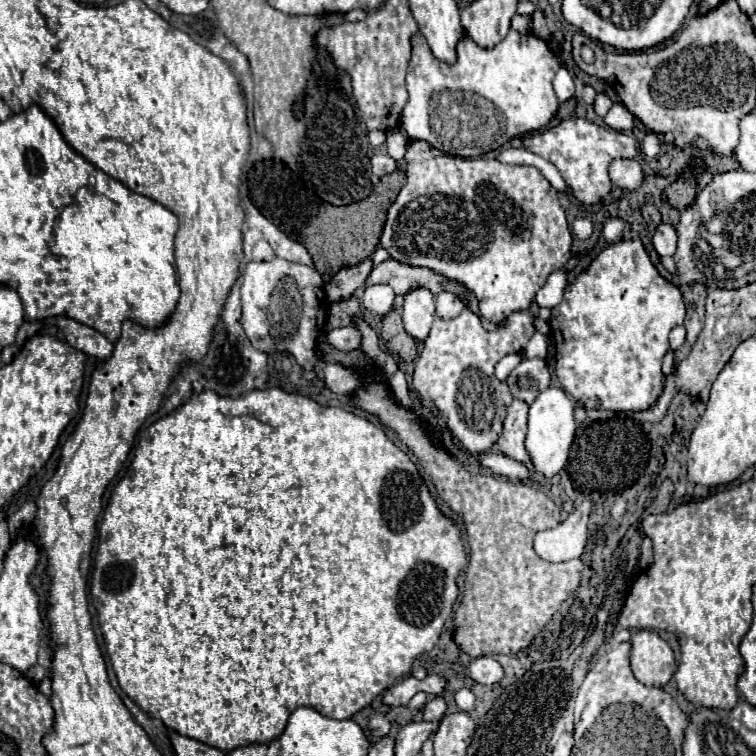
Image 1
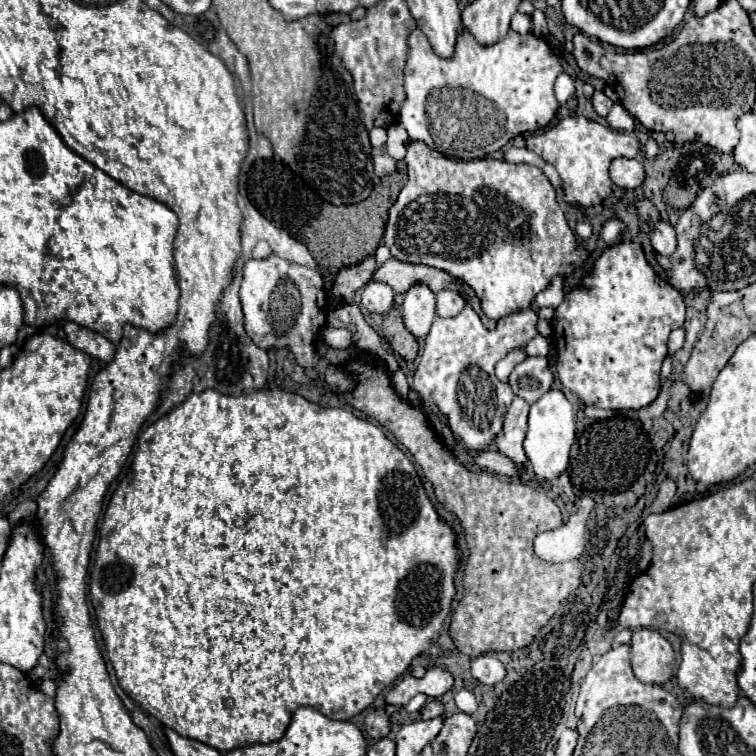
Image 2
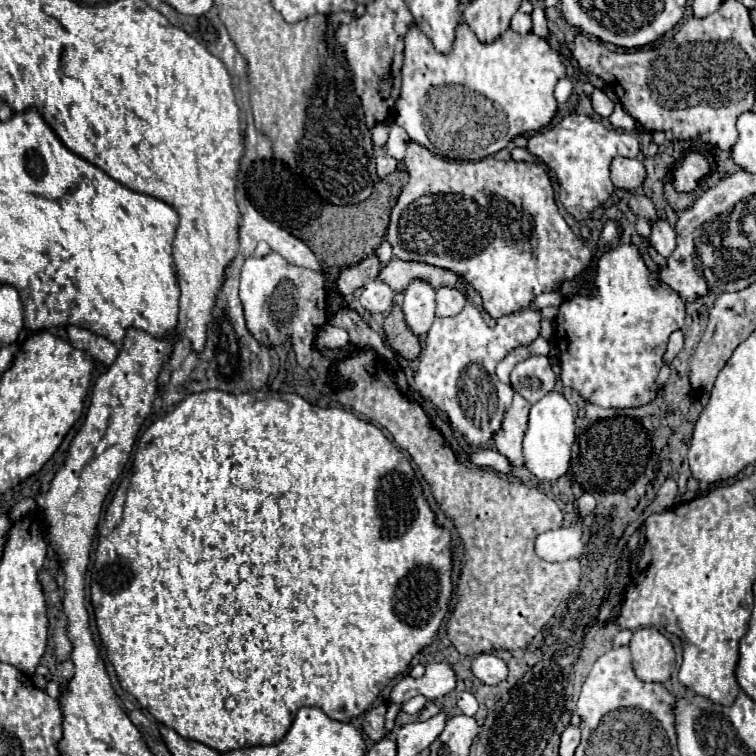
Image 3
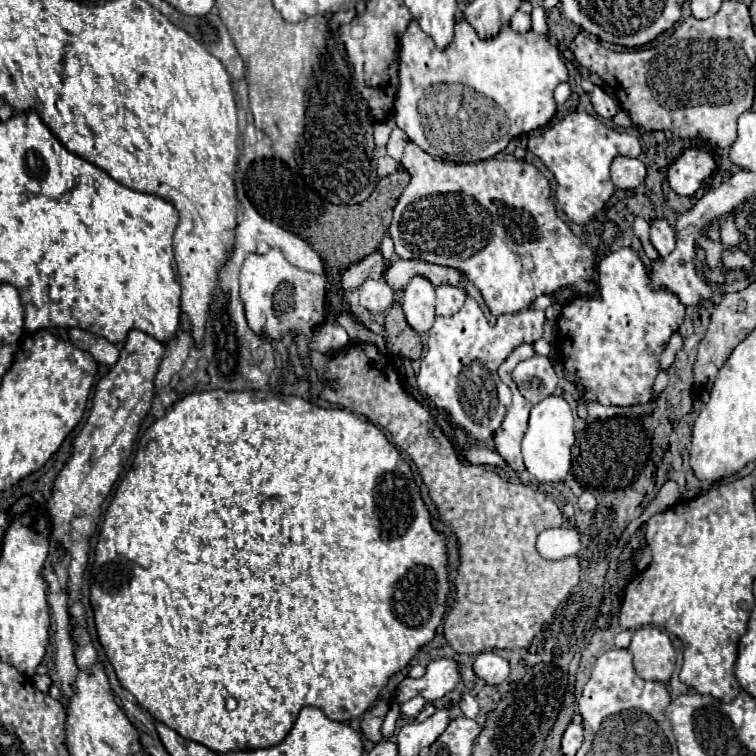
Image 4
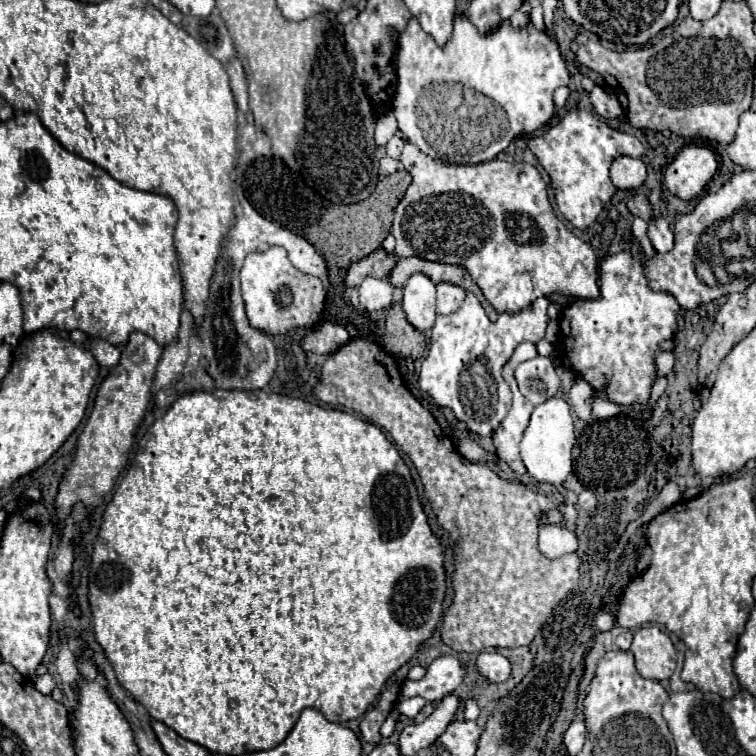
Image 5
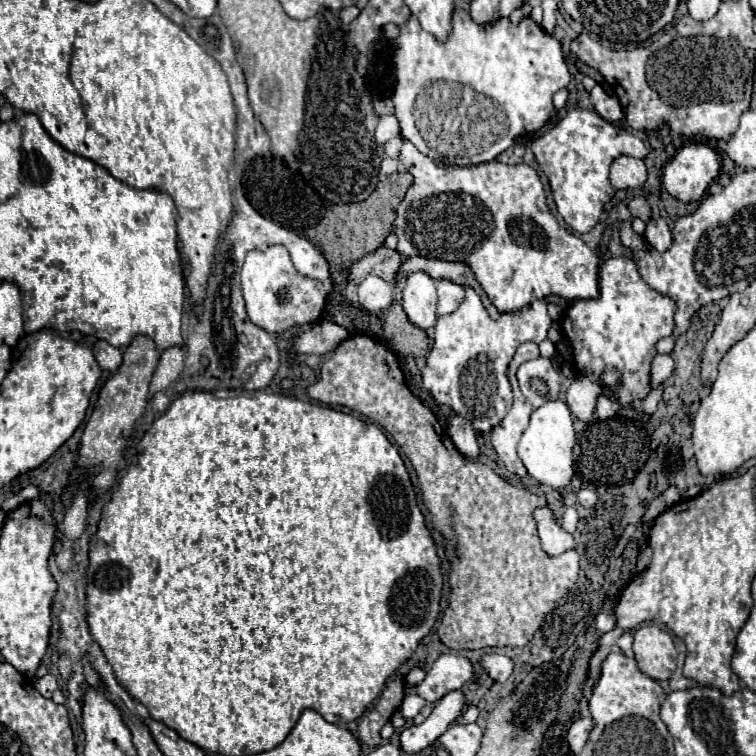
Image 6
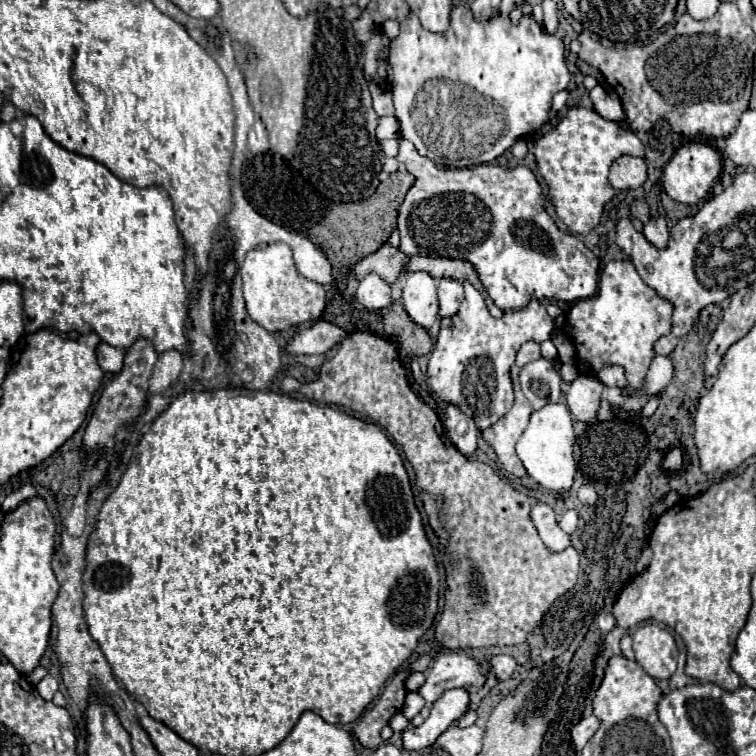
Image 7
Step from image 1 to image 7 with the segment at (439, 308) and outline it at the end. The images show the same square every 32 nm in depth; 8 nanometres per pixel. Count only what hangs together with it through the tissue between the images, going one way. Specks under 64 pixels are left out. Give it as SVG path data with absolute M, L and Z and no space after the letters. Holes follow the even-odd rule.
M452 278L438 280L438 300L440 300L440 316L454 316L464 300L462 282Z

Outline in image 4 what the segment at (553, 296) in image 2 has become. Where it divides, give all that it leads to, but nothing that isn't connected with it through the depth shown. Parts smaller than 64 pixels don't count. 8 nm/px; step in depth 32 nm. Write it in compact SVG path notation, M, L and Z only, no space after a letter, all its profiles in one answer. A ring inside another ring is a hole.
M468 296L462 310L452 316L438 316L426 344L426 354L420 362L416 382L420 392L432 398L438 408L452 414L452 420L474 440L488 440L500 428L512 402L510 388L500 380L498 366L524 342L536 342L544 334L544 310L554 304L550 296L540 296L530 308L514 314L502 314L492 326L478 302Z

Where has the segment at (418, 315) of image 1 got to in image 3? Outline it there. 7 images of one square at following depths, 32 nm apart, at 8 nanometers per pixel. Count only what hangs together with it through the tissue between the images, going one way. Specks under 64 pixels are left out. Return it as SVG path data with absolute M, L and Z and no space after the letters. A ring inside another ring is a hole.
M412 280L404 290L404 320L414 334L426 334L434 322L434 288L424 280Z

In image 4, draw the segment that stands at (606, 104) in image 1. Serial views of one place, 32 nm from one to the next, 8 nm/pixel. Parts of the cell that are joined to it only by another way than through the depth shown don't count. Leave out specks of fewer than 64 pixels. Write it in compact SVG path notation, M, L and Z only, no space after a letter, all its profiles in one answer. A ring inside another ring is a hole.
M598 86L590 92L590 100L592 100L592 106L594 106L596 114L602 116L602 118L614 118L614 116L620 112L618 100L612 98L612 96L608 96L608 94L606 94L602 88L598 88Z

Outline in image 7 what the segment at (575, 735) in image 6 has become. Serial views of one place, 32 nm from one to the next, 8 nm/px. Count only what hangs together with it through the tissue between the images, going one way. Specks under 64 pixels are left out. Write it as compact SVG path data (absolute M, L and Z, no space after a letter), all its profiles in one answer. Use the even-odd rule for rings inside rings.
M596 716L582 718L574 728L572 728L572 744L576 750L582 750L584 744L596 734L596 728L600 728L600 720Z

